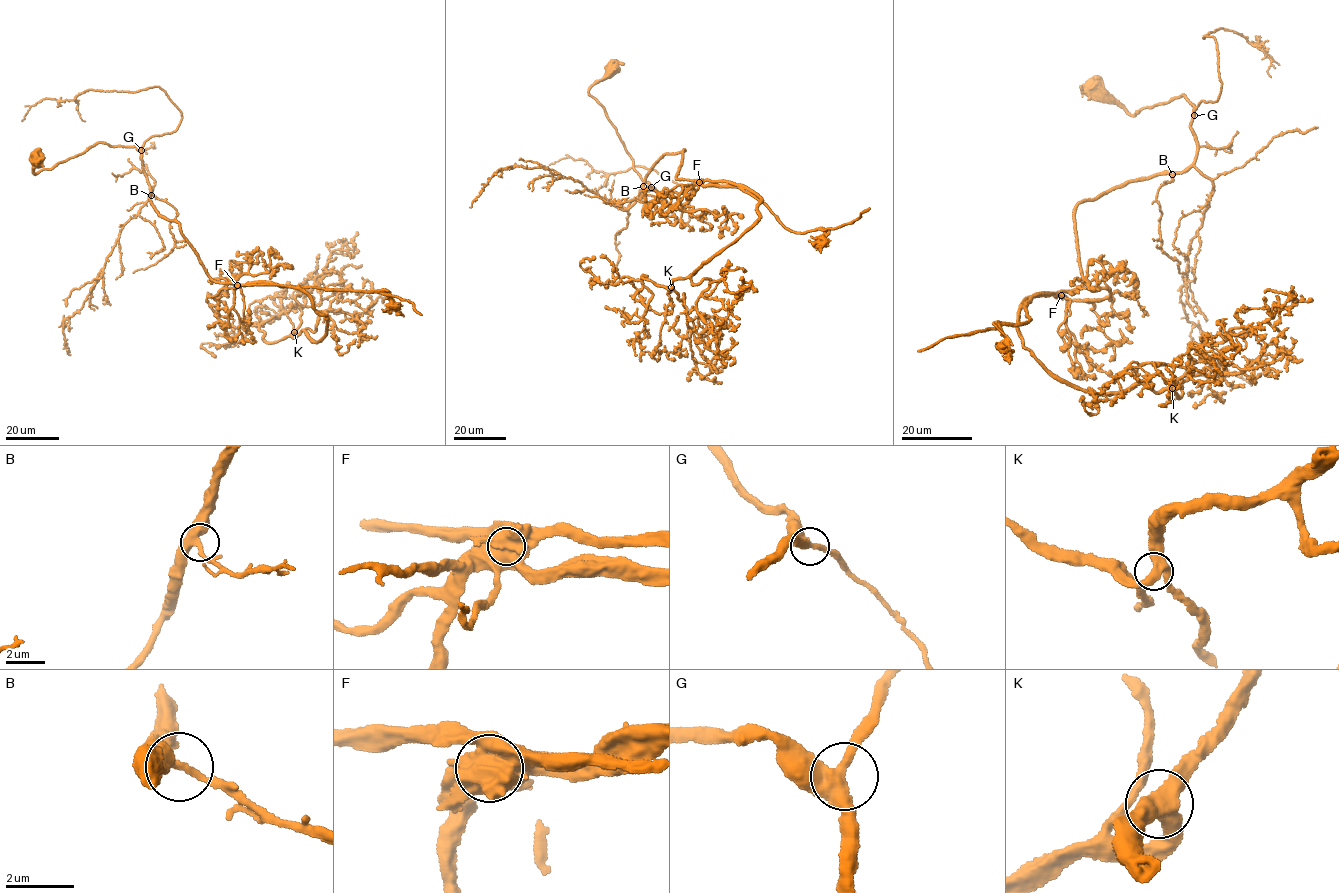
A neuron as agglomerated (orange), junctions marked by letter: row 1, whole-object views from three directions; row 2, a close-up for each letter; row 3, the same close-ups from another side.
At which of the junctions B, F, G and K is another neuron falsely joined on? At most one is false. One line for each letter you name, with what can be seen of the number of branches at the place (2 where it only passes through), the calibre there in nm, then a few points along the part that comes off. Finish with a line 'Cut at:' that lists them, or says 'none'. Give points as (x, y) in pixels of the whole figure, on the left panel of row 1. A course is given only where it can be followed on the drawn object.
F: branches 3; calibre 700 nm; course (237, 285), (277, 283), (377, 292), (408, 300), (422, 315)
Cut at: F

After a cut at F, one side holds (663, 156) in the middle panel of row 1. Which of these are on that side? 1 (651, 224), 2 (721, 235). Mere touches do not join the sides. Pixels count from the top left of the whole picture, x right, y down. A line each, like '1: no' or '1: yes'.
1: no
2: no

